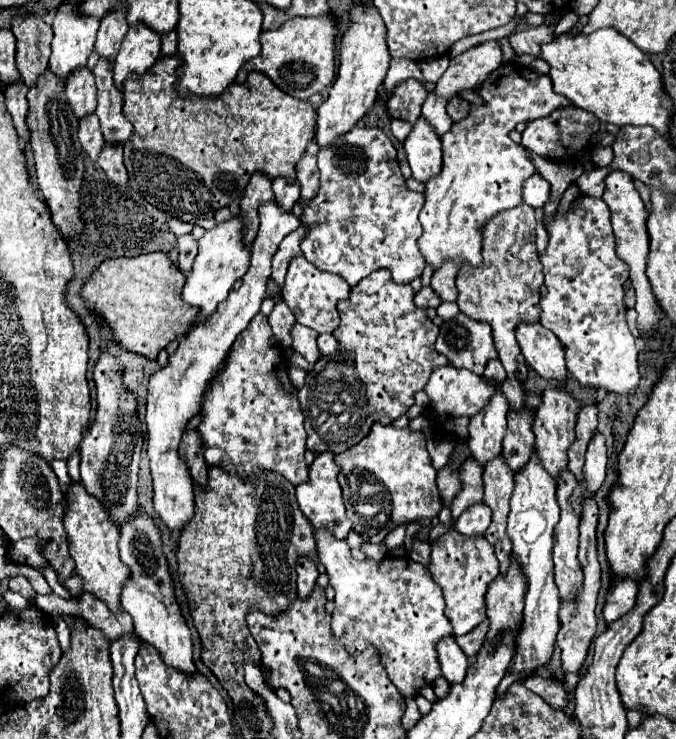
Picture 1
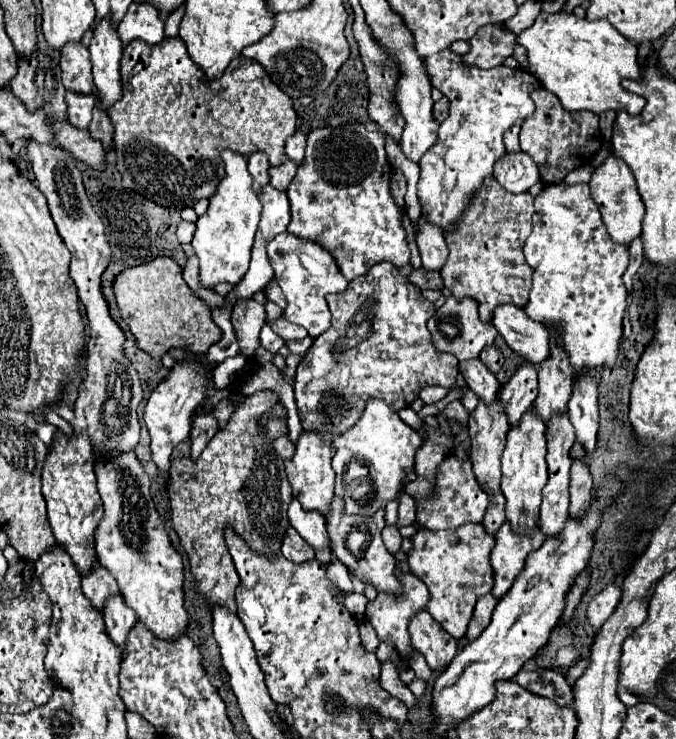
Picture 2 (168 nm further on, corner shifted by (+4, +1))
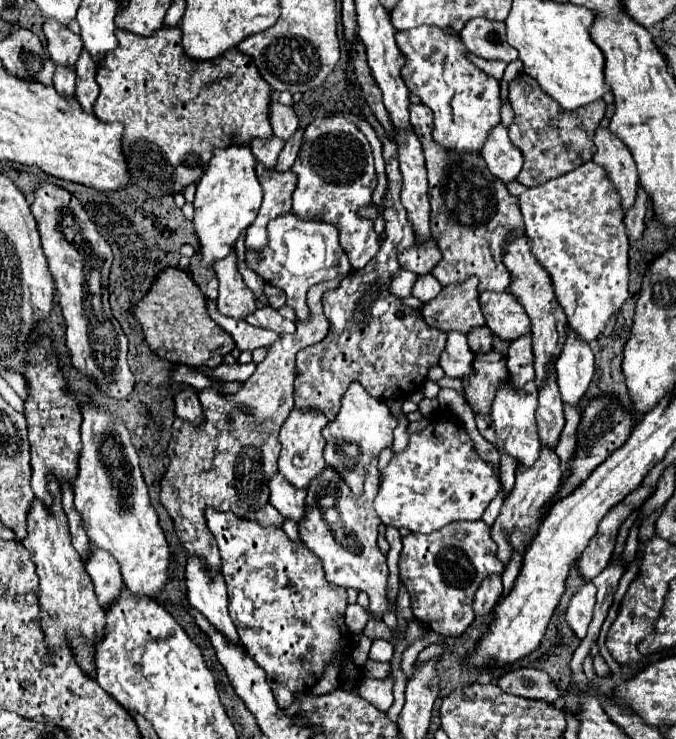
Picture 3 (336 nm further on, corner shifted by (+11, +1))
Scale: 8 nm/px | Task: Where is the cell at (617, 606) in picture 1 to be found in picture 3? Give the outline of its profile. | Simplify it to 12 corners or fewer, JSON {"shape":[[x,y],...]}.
{"shape":[[587,581],[569,601],[567,625],[583,639],[593,619],[595,585]]}

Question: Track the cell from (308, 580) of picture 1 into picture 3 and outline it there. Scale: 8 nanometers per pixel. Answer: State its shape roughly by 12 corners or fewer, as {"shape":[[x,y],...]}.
{"shape":[[271,505],[249,513],[259,523],[283,525],[283,517]]}

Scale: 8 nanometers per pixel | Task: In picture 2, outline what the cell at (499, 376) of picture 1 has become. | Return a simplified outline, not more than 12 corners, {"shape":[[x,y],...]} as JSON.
{"shape":[[492,345],[480,353],[480,361],[492,371],[502,369],[502,355]]}

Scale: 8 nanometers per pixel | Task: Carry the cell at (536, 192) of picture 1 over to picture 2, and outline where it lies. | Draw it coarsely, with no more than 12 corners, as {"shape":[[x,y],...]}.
{"shape":[[506,153],[494,179],[510,193],[528,193],[540,181],[526,153]]}

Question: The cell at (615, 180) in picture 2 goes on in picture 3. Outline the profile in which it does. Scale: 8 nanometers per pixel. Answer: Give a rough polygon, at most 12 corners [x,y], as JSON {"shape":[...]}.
{"shape":[[605,127],[593,161],[609,173],[627,211],[637,195],[629,147]]}

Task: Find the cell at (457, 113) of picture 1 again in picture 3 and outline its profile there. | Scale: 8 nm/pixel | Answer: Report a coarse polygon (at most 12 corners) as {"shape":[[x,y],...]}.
{"shape":[[411,105],[427,161],[431,235],[445,287],[471,275],[507,291],[519,199],[479,153],[445,153]]}

